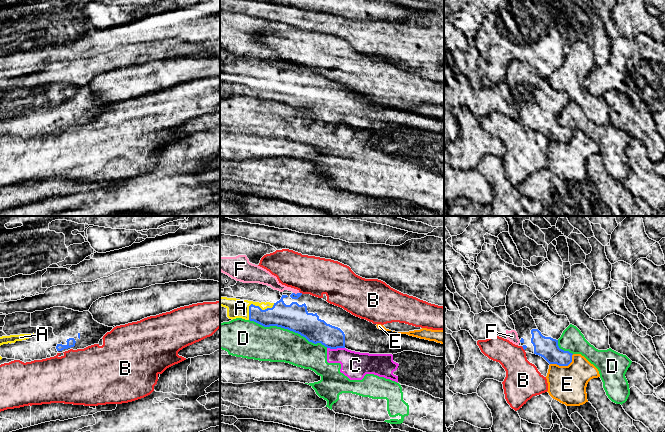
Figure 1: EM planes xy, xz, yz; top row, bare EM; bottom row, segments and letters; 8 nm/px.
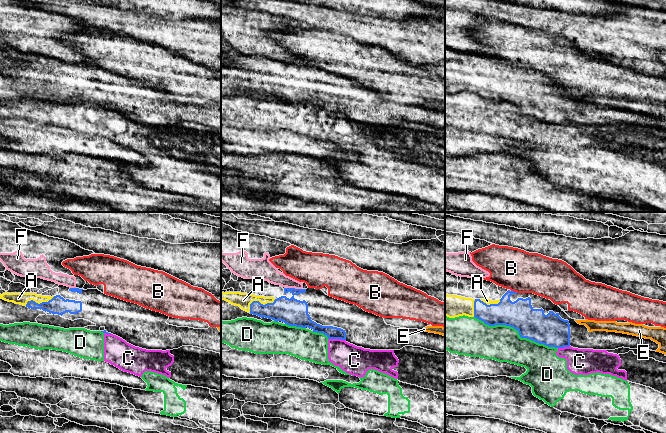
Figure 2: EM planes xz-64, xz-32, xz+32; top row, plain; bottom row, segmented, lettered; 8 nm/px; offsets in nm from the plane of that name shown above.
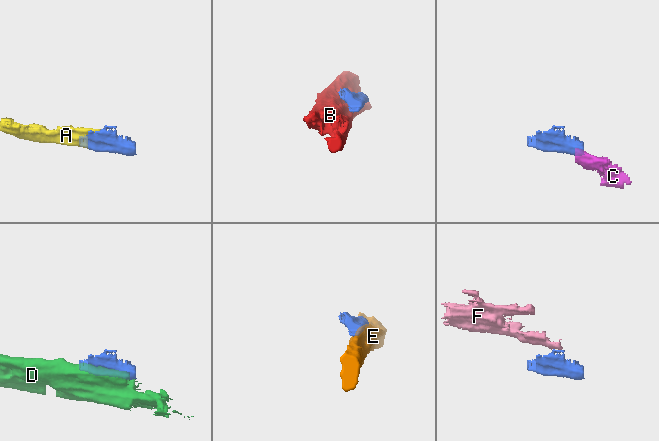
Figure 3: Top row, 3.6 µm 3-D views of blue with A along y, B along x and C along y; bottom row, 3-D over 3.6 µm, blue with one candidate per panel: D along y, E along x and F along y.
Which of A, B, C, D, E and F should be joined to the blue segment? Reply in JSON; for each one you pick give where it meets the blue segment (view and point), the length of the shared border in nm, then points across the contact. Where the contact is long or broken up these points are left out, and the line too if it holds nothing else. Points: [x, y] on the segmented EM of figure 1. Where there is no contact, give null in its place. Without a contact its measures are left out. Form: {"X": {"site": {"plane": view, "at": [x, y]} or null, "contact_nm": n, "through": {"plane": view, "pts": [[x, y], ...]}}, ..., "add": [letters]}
{"A": {"site": {"plane": "xz", "at": [255, 306]}, "contact_nm": 260}, "add": ["A"]}

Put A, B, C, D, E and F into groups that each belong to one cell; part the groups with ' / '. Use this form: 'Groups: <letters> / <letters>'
Groups: A / B / C D / E / F

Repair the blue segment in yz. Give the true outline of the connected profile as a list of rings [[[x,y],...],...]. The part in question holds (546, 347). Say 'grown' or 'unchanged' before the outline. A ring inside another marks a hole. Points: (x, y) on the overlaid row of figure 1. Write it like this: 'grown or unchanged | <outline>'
grown | [[[513,283],[506,295],[507,316],[515,325],[515,330],[525,352],[543,357],[549,364],[568,366],[572,362],[572,353],[564,351],[558,346],[558,339],[570,325],[565,315],[555,314],[548,304],[539,300],[527,285]]]

